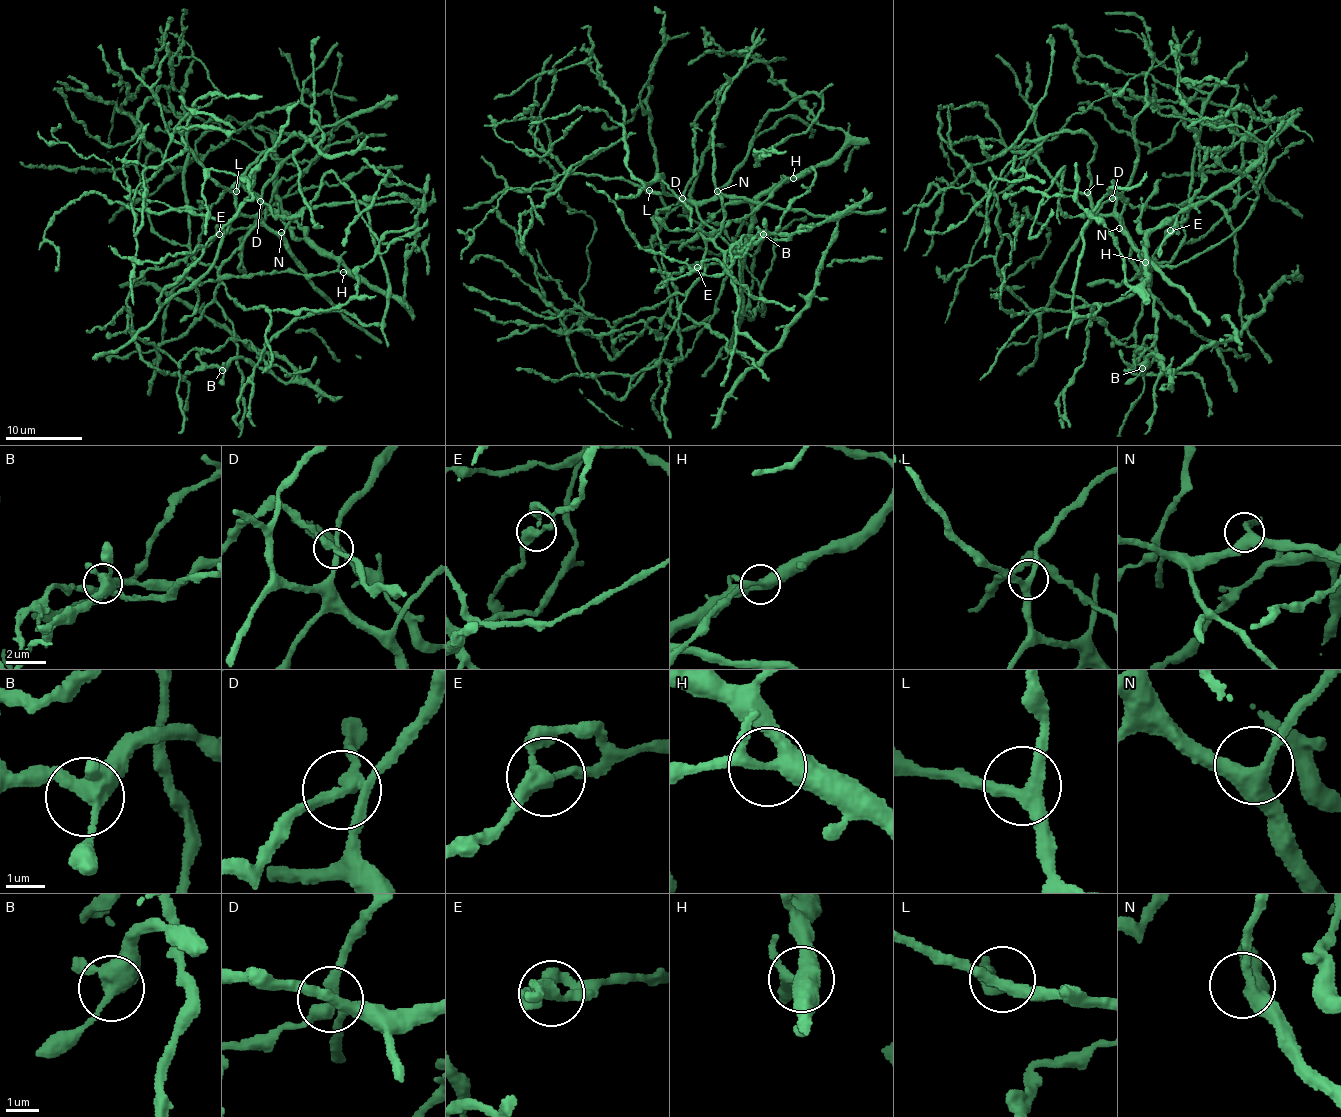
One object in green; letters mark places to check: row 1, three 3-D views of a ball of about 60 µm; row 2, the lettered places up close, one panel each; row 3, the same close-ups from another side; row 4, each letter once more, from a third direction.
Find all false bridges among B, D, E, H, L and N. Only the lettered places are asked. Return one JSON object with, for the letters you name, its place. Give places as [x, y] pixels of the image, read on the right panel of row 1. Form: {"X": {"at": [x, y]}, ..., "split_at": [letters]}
{"split_at": []}

